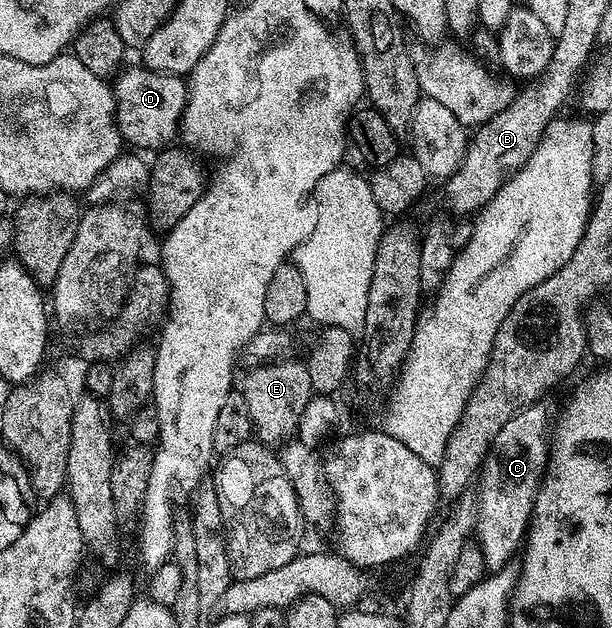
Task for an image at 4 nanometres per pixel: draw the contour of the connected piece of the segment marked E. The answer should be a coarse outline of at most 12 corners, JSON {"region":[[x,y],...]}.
{"region":[[278,359],[240,384],[254,436],[282,446],[315,395],[305,363]]}

